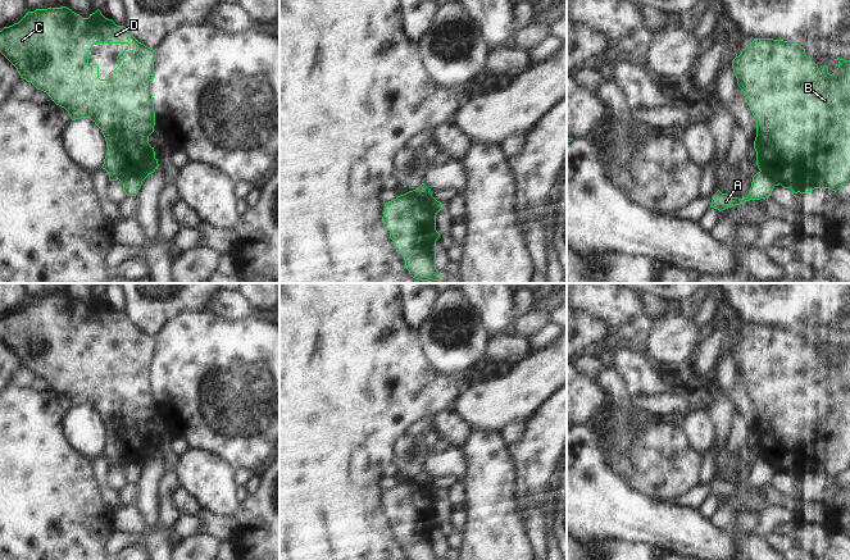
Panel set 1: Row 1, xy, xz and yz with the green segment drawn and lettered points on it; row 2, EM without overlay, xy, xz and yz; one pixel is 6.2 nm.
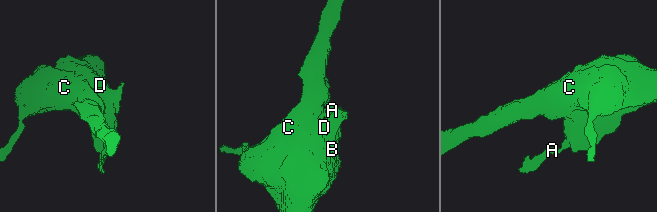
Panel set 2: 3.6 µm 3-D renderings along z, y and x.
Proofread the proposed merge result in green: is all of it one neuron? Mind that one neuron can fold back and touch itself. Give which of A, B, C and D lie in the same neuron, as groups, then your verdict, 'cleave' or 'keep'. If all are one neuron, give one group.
groups A / B C D; cleave

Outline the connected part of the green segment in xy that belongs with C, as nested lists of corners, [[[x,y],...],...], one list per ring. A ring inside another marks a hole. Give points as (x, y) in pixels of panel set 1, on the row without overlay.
[[[67,293],[36,296],[28,299],[18,310],[0,318],[0,340],[17,355],[21,365],[46,379],[56,392],[68,399],[72,408],[90,405],[101,416],[108,434],[101,455],[108,459],[109,468],[119,466],[124,470],[128,464],[145,466],[159,454],[154,434],[149,431],[149,423],[154,419],[155,413],[151,369],[156,338],[138,329],[124,313],[117,313],[99,296],[88,305],[82,305]],[[94,331],[128,332],[118,341],[118,354],[109,360],[108,366],[99,365],[96,350],[88,351],[88,340]]]

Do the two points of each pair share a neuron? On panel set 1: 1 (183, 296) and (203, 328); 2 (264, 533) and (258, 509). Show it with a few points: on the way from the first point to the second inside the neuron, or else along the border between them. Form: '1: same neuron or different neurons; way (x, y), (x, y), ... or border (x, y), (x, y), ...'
1: different neurons; border (203, 310), (178, 314), (166, 324)
2: same neuron; way (264, 527), (264, 515)

